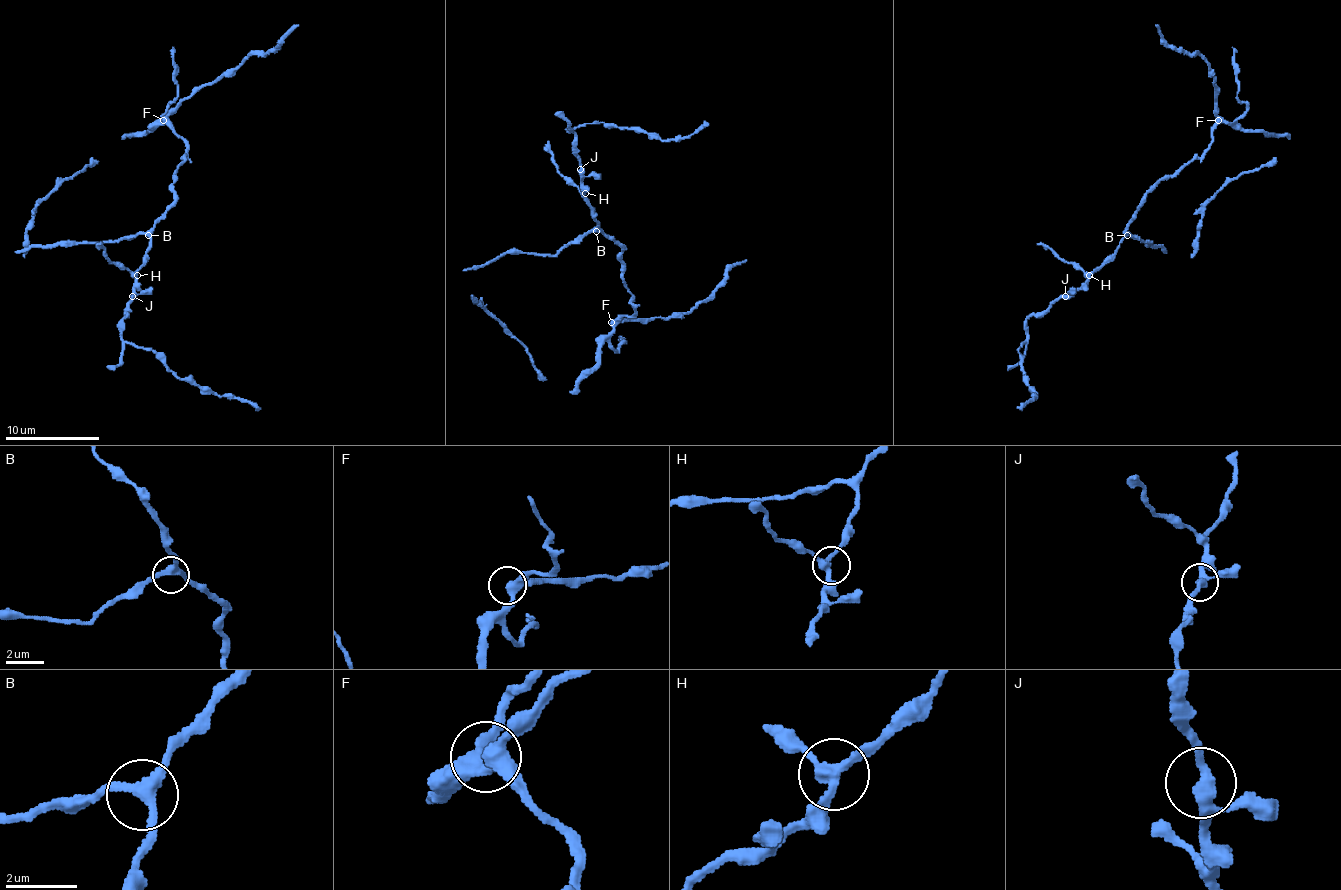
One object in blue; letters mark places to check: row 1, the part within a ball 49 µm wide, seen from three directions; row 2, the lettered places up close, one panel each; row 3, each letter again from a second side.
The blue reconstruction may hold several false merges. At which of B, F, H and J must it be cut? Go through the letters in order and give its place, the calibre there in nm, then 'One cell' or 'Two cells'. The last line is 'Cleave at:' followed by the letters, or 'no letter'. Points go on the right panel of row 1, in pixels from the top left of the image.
B: Place: (1127, 235). Thickness 280 nm. One cell
F: Place: (1218, 120). Thickness 340 nm. One cell
H: Place: (1089, 275). Thickness 280 nm. One cell
J: Place: (1065, 296). Thickness 280 nm. One cell
Cleave at: no letter

